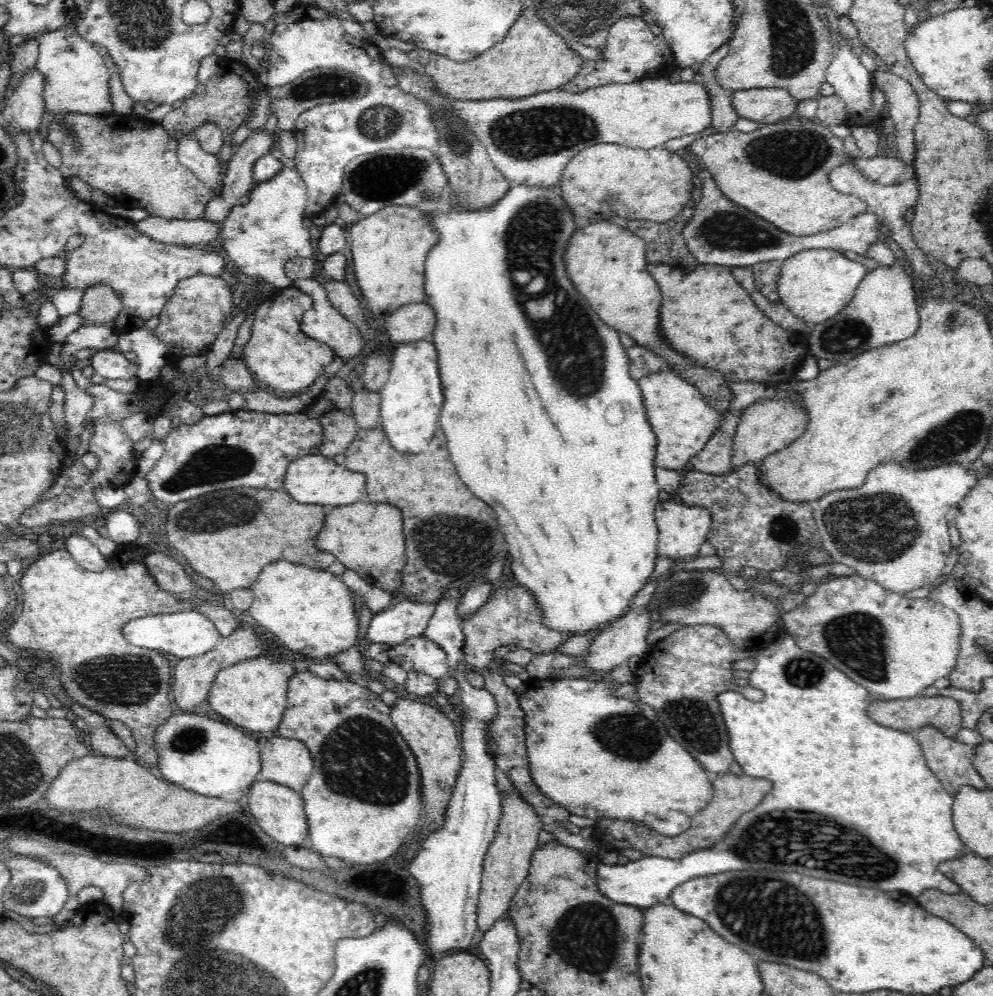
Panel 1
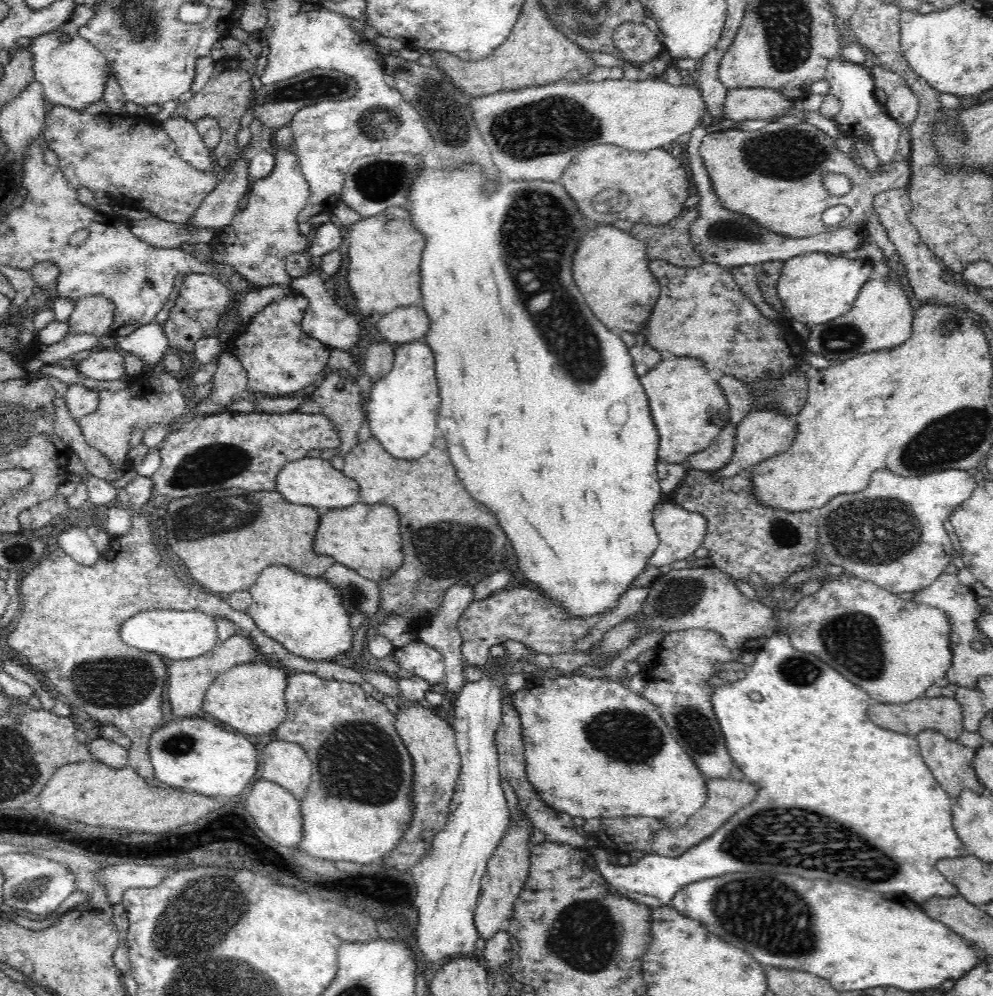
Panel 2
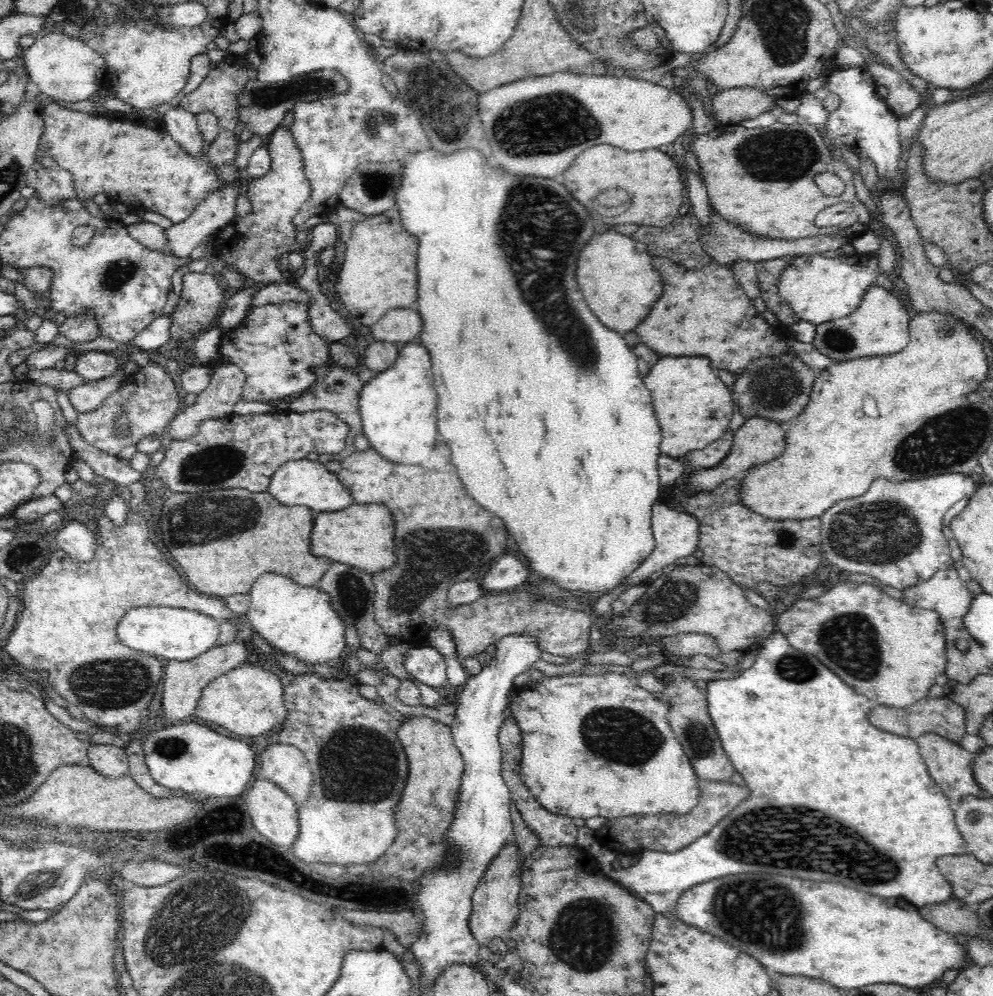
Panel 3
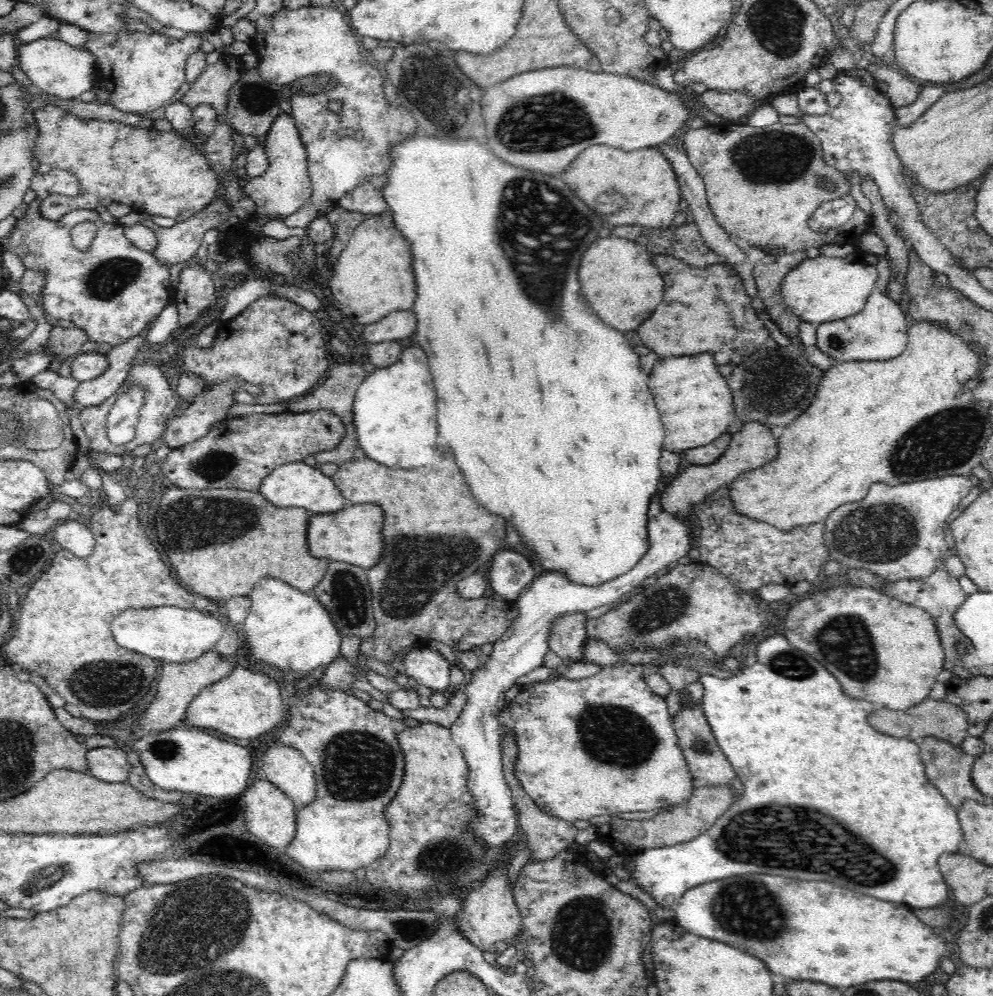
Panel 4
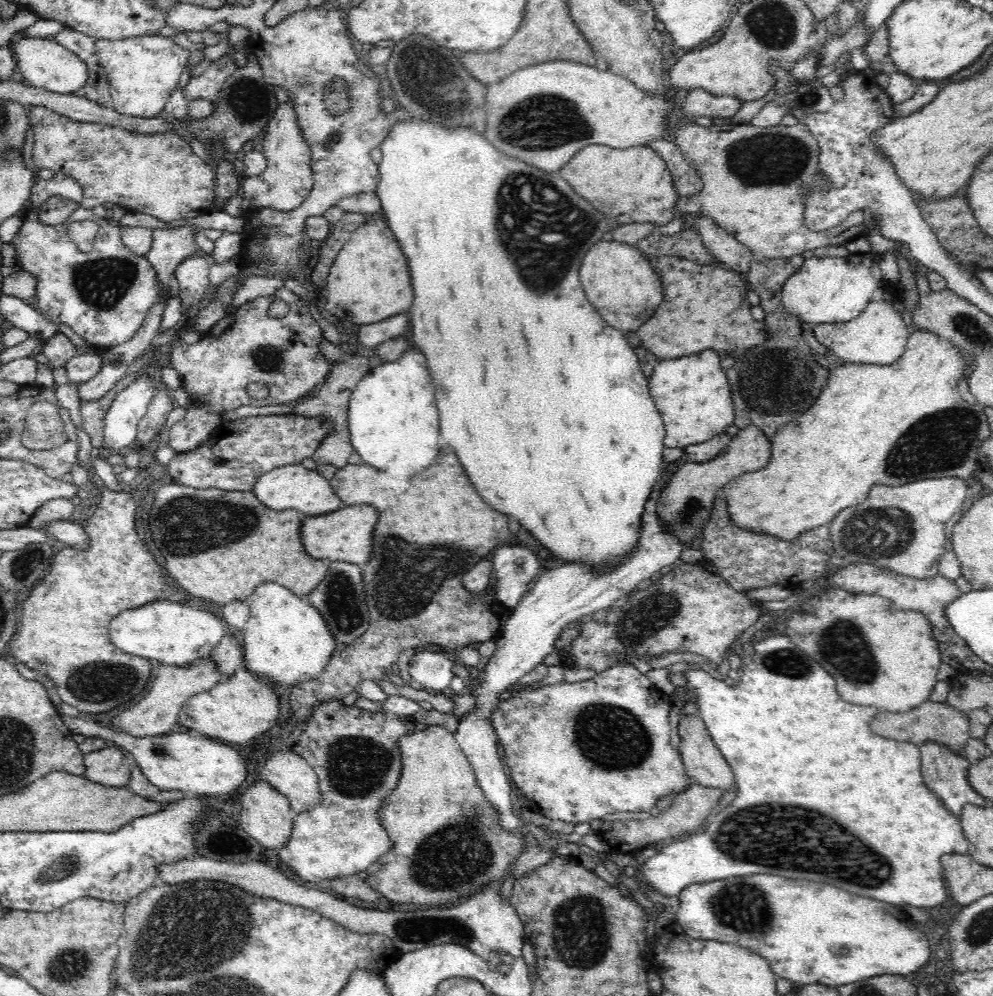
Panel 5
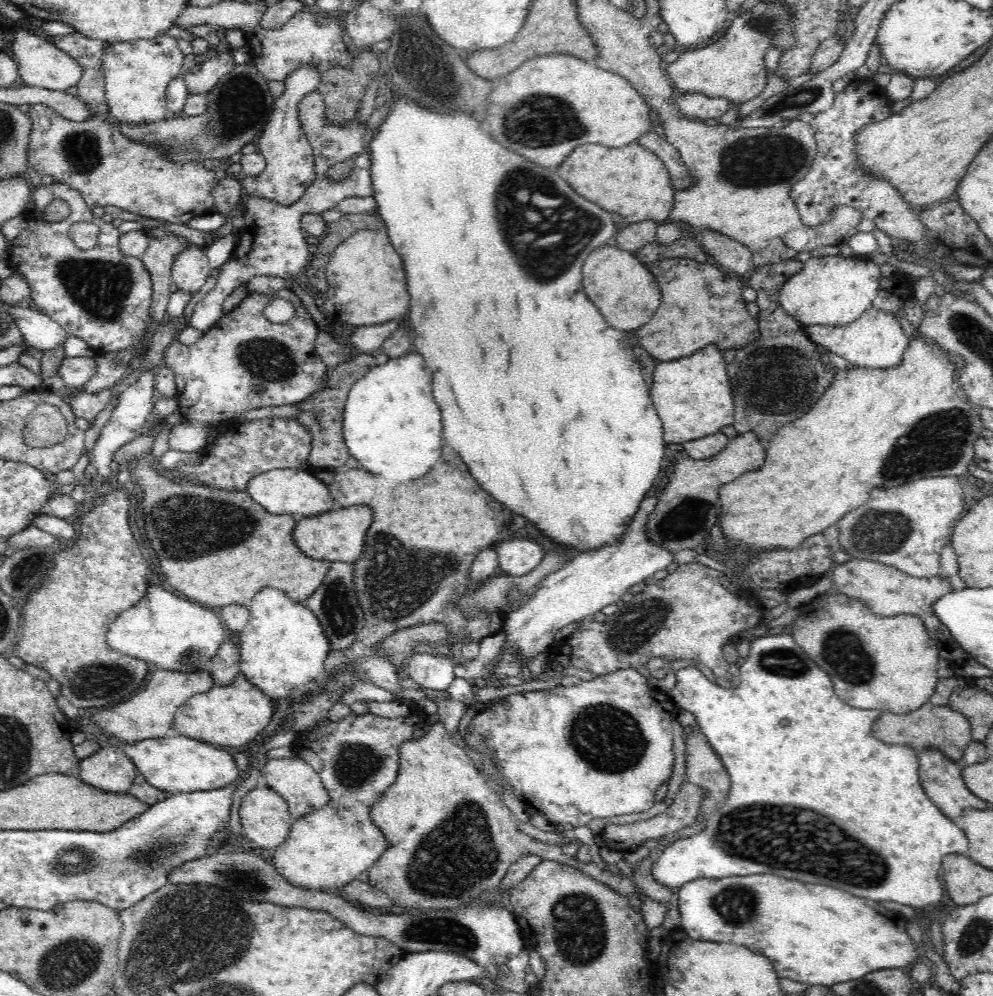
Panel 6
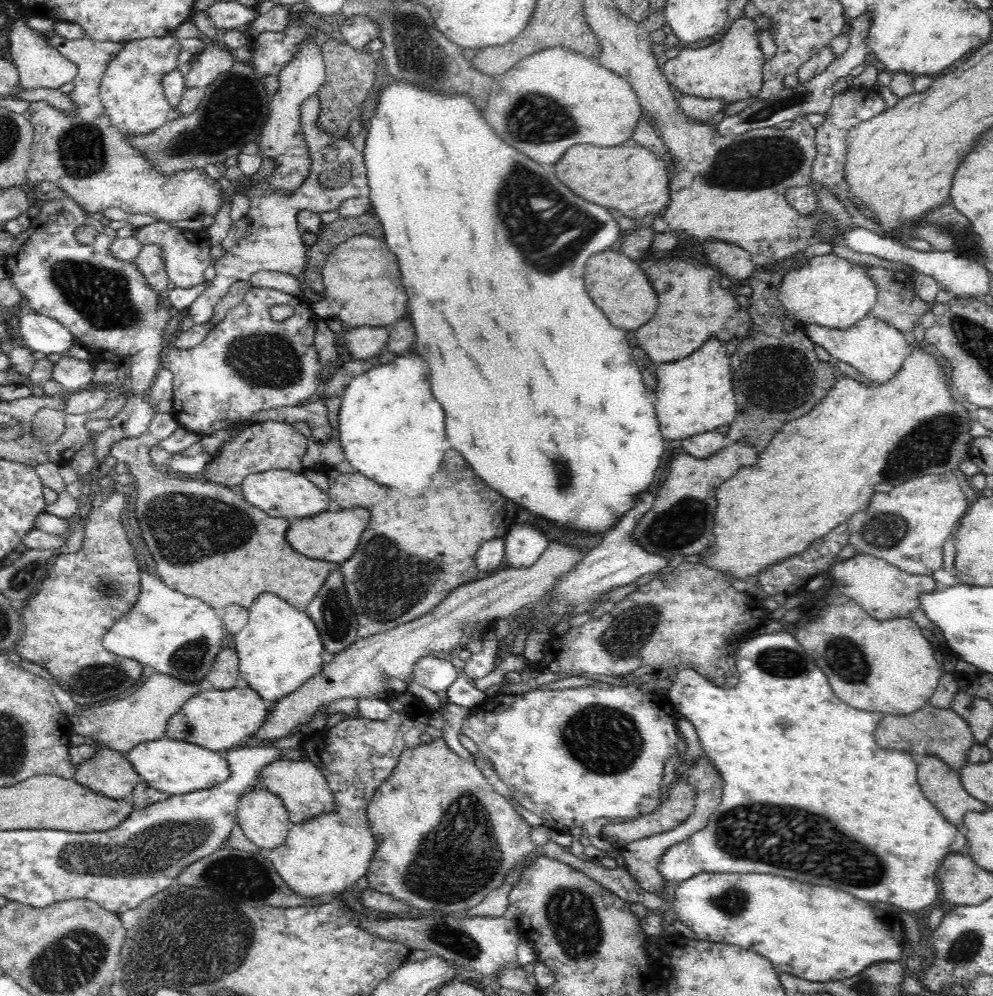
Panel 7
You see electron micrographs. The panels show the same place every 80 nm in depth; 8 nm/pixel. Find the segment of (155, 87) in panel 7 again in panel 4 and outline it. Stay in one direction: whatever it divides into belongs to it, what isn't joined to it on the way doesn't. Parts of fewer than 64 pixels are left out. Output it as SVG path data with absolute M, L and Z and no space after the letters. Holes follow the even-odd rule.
M122 30L116 34L88 34L86 46L89 51L97 57L98 68L108 80L111 106L131 114L142 114L154 112L160 107L170 104L172 97L185 83L186 60L193 52L200 50L203 32L190 32L182 40L172 39L162 33L131 32Z

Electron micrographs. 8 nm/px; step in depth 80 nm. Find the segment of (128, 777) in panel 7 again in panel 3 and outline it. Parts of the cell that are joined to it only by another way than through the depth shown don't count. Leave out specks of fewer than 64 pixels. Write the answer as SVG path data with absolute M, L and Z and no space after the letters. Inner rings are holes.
M92 744L87 755L89 765L102 776L120 778L129 774L129 758L123 747L112 744Z

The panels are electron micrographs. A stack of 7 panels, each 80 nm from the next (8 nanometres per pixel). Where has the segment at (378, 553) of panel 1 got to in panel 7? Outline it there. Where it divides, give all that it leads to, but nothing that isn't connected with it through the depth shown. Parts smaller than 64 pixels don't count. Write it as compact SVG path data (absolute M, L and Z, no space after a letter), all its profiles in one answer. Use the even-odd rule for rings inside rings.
M354 506L346 509L332 507L328 511L311 517L291 517L290 526L286 532L288 544L299 554L314 560L324 560L330 563L344 562L356 550L356 542L362 536L362 530L370 522L370 512Z

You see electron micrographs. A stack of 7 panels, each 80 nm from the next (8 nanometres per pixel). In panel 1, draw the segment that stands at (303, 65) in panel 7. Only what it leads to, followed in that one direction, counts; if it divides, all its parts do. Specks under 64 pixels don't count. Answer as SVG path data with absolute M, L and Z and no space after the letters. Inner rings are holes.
M283 166L278 174L270 180L257 183L249 192L249 202L245 205L237 204L229 218L221 224L222 248L226 250L228 258L238 268L255 281L256 278L275 286L277 290L293 286L293 281L284 271L284 264L294 257L312 258L315 253L311 243L311 231L304 226L304 210L308 204L308 191L304 179L300 176L297 167Z

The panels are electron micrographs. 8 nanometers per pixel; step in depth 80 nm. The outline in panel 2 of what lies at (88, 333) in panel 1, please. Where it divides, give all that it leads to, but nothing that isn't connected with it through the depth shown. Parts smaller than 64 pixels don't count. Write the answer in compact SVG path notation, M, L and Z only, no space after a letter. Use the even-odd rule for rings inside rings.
M71 334L64 337L60 342L53 345L44 345L36 351L32 359L39 359L44 365L57 364L63 359L68 359L81 350L96 349L100 346L99 338L95 334Z

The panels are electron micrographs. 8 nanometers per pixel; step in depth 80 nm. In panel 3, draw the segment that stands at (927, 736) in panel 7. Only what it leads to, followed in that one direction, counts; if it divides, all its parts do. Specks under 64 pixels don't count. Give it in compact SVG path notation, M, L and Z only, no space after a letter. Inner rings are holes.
M924 698L914 704L902 708L876 705L871 707L868 720L872 726L886 730L890 734L897 734L917 740L922 734L928 732L939 734L952 742L959 743L966 734L965 710L957 702L948 698Z

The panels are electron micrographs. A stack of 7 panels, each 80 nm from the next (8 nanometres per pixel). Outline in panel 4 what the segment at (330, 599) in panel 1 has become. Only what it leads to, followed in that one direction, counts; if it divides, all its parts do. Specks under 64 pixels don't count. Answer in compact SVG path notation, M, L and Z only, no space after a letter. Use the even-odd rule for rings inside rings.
M261 578L249 595L251 601L250 612L244 622L244 632L248 650L250 650L251 663L275 666L288 672L300 672L310 674L318 669L318 666L326 666L336 660L340 654L340 631L334 627L332 617L328 611L318 602L311 592L298 591L296 588L282 582L278 578Z

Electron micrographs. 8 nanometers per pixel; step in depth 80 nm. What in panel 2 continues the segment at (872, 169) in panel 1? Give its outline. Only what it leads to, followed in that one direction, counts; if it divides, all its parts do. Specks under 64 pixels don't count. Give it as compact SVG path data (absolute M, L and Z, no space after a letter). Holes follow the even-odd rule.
M772 120L768 126L760 130L743 131L732 127L727 130L711 132L703 139L699 147L699 155L704 161L709 172L712 186L718 195L720 202L726 209L734 211L750 220L757 222L776 234L788 238L806 238L810 235L836 230L839 225L822 223L822 214L828 209L846 206L851 214L841 226L862 226L875 212L873 206L874 196L880 192L894 188L908 187L910 182L911 168L908 160L898 158L890 164L878 164L876 172L867 172L852 157L843 154L836 146L834 139L828 137L824 130L808 123L785 125ZM830 173L845 174L852 181L852 188L842 196L834 196L821 184L821 178Z

